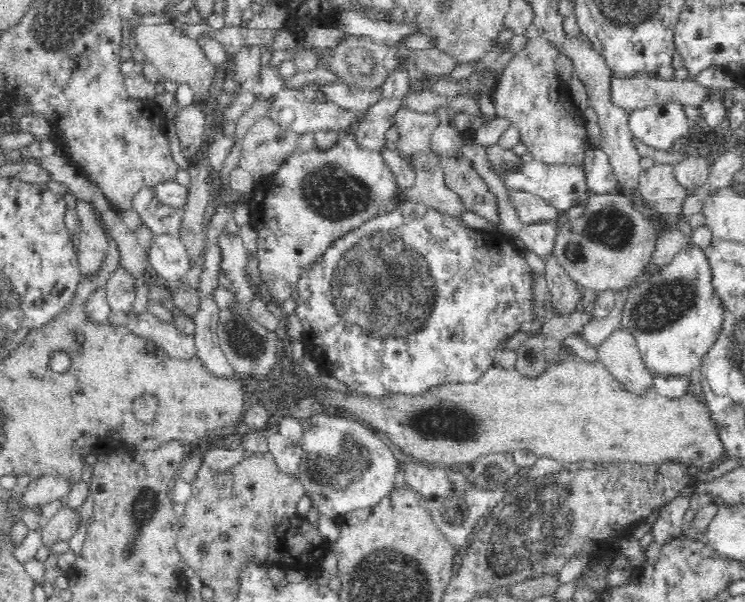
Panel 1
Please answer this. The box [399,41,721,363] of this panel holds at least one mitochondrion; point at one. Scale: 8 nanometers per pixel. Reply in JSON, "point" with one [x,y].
{"point":[664,303]}

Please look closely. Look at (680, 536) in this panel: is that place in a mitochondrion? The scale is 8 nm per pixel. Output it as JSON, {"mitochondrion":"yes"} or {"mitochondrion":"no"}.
{"mitochondrion":"no"}

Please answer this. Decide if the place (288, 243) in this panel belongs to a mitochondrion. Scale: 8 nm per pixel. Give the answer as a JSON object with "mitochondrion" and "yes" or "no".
{"mitochondrion":"no"}

